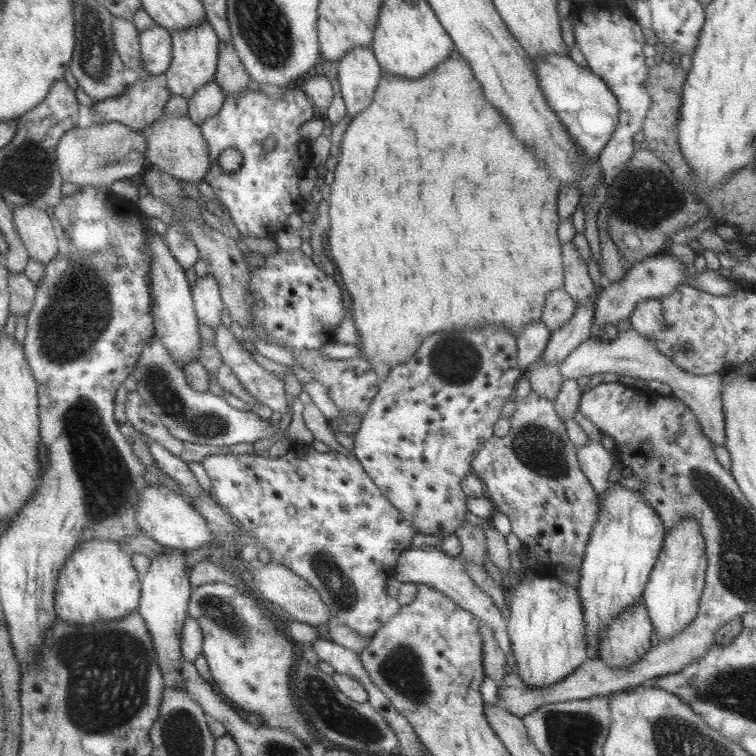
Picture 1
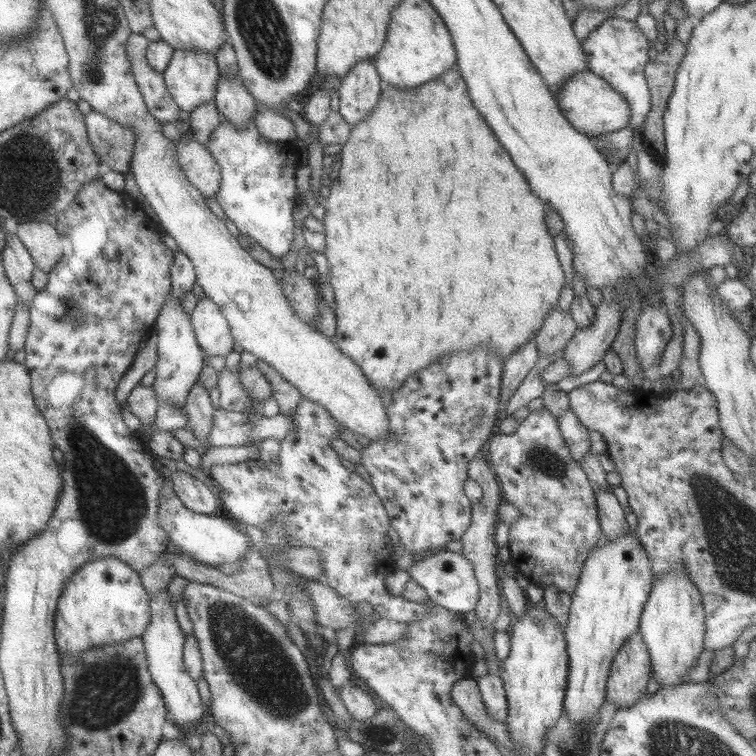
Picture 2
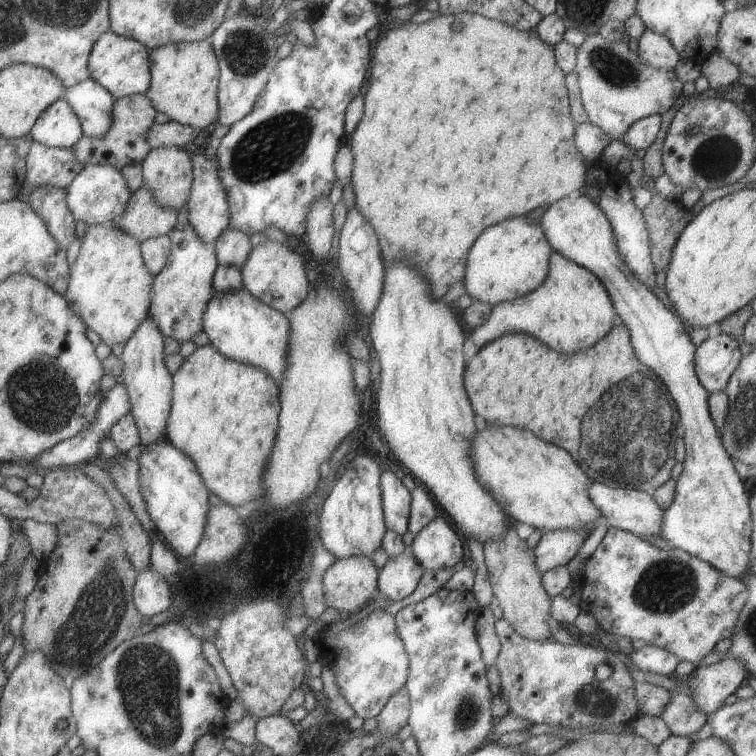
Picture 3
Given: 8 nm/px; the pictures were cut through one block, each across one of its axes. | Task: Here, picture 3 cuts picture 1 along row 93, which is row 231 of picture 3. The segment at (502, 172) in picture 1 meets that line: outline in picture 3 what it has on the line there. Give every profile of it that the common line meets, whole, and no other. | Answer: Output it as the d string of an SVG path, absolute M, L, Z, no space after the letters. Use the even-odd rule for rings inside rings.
M462 12L445 16L436 14L435 18L423 24L404 21L399 28L385 30L373 42L369 68L371 82L362 97L363 116L348 136L351 139L350 150L353 158L350 184L355 196L354 205L375 230L384 264L403 260L407 266L415 268L427 280L431 298L435 300L443 297L456 282L463 282L467 253L481 230L503 218L507 219L507 216L523 216L533 208L548 206L563 197L580 193L586 183L587 164L573 142L576 124L570 115L565 74L557 66L553 47L539 40L537 36L535 30L517 30L495 19Z

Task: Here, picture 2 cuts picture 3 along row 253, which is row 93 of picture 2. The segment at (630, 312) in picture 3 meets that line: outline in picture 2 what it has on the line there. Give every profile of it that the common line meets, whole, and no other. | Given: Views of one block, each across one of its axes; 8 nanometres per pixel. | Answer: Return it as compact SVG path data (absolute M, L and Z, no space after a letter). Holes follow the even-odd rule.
M589 69L579 71L565 79L559 91L558 106L571 126L588 137L599 136L605 132L615 133L629 126L629 113L631 112L629 112L625 98L613 90L605 79L593 74Z

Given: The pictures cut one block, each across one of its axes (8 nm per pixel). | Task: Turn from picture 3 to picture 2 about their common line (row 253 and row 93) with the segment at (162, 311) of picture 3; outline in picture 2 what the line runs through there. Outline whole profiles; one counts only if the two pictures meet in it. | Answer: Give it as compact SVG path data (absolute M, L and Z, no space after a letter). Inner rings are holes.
M175 49L162 75L165 87L167 87L167 91L169 91L177 108L190 113L201 103L214 99L215 85L219 79L219 67L216 65L214 54Z

